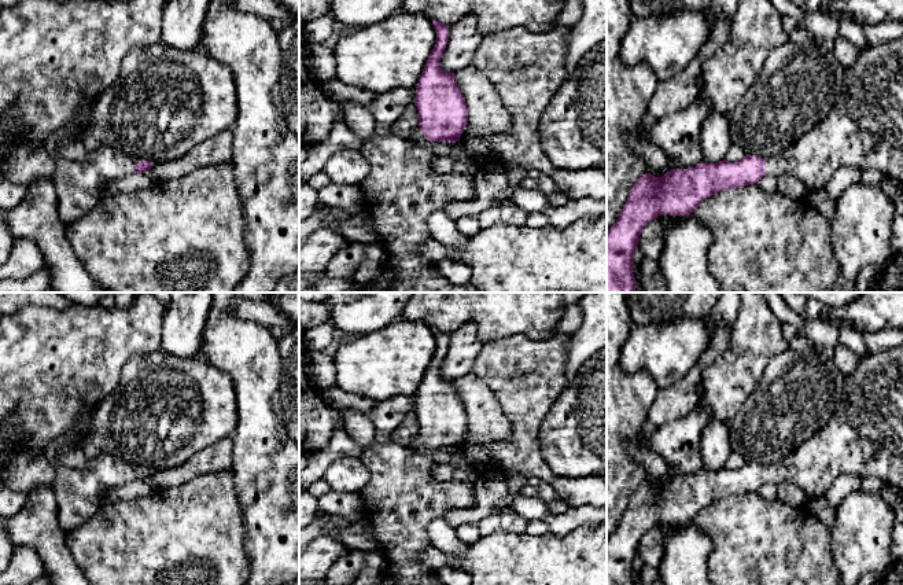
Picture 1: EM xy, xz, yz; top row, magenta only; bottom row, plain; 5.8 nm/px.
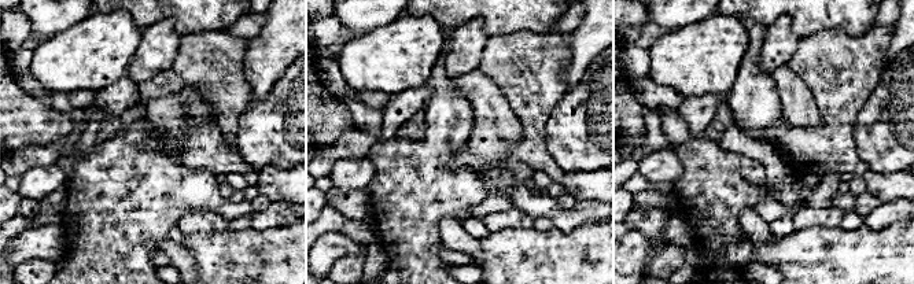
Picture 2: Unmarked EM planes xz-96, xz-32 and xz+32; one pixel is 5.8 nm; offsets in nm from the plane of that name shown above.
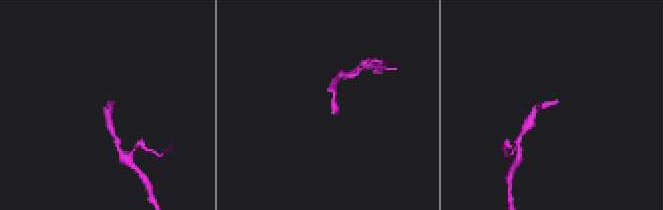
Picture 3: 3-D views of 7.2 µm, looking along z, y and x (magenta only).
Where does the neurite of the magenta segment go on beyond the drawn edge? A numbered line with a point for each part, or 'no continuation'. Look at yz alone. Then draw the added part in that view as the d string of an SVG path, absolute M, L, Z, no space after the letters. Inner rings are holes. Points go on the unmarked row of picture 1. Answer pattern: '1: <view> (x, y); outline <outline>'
1: yz (865, 436); outline M903 345L860 358L858 367L845 376L844 393L829 422L784 460L764 468L766 482L792 482L801 489L808 503L825 494L841 475L859 475L863 479L877 477L903 494Z

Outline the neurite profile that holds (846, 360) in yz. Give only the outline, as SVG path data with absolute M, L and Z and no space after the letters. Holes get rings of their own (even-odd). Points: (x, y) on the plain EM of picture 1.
M840 342L833 352L834 352L834 363L845 376L849 375L860 361L860 358L852 350L849 350Z

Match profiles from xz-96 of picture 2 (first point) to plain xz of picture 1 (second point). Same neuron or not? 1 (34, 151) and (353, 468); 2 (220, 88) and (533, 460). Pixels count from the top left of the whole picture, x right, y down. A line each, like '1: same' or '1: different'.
1: different
2: same

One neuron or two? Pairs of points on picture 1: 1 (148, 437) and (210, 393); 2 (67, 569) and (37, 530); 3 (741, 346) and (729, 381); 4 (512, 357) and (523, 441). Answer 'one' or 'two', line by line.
1: one
2: one
3: one
4: one

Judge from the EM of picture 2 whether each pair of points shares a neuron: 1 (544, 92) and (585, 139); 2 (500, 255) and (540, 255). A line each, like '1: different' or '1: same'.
1: different
2: same

